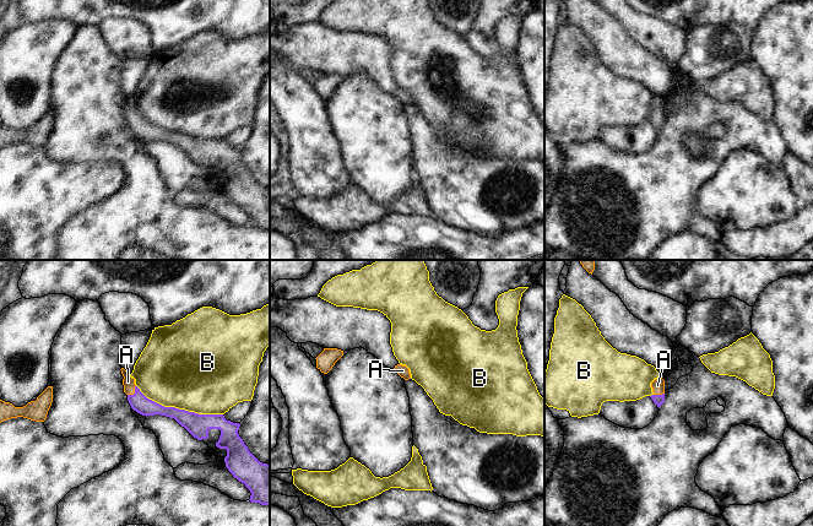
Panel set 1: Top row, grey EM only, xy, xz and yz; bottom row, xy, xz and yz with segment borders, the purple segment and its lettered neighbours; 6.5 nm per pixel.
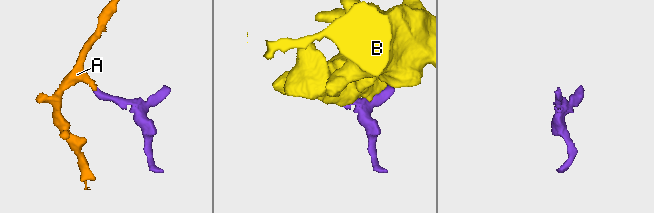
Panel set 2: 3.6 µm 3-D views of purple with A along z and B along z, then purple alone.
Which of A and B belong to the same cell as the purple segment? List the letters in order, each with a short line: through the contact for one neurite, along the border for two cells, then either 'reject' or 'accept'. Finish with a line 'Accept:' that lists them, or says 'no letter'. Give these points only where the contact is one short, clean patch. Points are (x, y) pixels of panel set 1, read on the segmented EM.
A: line xy (139, 402), (135, 392), (128, 381); accept
B: reject
Accept: A

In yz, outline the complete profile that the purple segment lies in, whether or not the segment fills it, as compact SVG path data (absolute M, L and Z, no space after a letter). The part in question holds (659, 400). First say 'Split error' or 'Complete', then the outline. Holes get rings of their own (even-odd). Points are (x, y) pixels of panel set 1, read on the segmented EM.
Split error. M657 378L651 383L652 395L650 396L654 403L660 408L665 402L665 380Z

